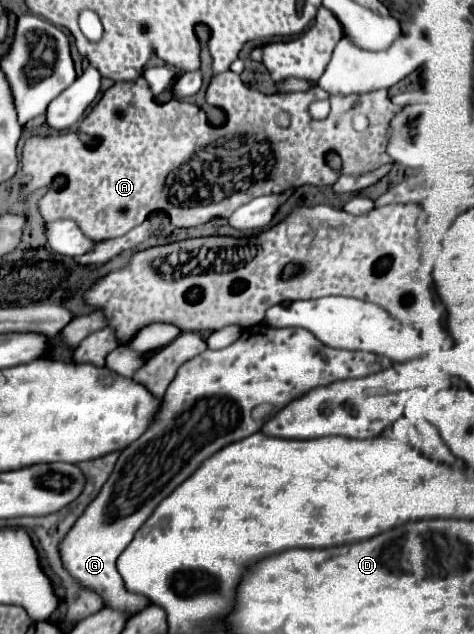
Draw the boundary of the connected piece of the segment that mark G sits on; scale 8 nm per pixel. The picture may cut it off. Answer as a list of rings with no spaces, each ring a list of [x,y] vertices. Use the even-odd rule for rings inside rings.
[[[266,323],[244,329],[240,339],[226,349],[206,349],[196,355],[196,359],[190,359],[178,369],[146,433],[120,453],[114,471],[98,497],[84,509],[68,535],[60,541],[58,553],[64,569],[80,587],[100,593],[104,607],[118,609],[128,617],[144,611],[150,605],[150,599],[126,589],[116,569],[116,561],[156,505],[188,479],[204,459],[228,443],[260,431],[266,415],[276,415],[292,399],[318,385],[364,377],[390,365],[388,359],[364,351],[326,347],[324,355],[324,343],[310,331],[300,327],[276,329]]]

